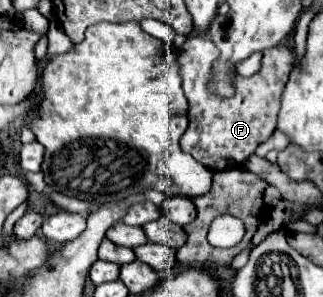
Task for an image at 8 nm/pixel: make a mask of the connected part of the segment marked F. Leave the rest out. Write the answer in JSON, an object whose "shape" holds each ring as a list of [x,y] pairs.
{"shape":[[[191,35],[185,39],[179,63],[183,91],[189,101],[189,127],[181,137],[181,149],[195,157],[211,171],[225,171],[227,167],[241,167],[257,149],[259,143],[267,141],[277,127],[277,113],[281,107],[281,93],[293,69],[293,47],[273,47],[263,53],[259,73],[253,77],[235,77],[237,93],[231,99],[215,99],[205,87],[213,61],[219,51],[207,35]]]}

